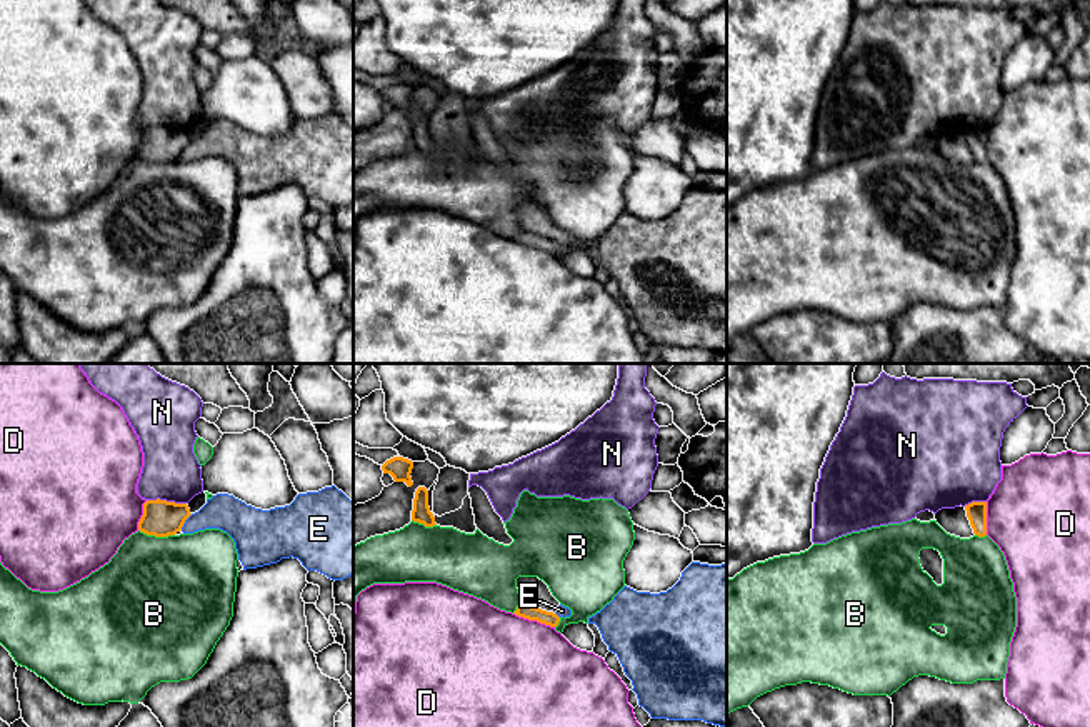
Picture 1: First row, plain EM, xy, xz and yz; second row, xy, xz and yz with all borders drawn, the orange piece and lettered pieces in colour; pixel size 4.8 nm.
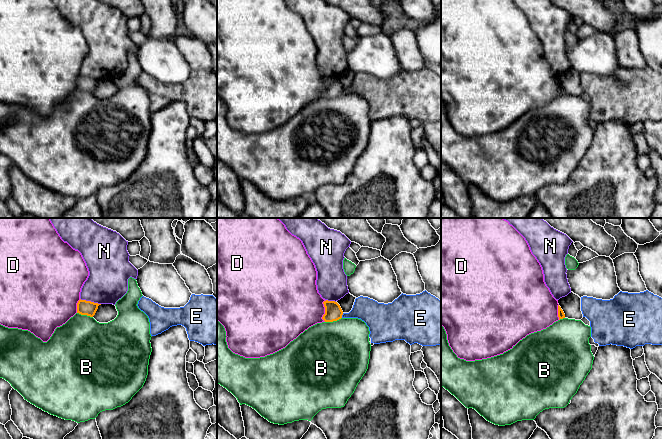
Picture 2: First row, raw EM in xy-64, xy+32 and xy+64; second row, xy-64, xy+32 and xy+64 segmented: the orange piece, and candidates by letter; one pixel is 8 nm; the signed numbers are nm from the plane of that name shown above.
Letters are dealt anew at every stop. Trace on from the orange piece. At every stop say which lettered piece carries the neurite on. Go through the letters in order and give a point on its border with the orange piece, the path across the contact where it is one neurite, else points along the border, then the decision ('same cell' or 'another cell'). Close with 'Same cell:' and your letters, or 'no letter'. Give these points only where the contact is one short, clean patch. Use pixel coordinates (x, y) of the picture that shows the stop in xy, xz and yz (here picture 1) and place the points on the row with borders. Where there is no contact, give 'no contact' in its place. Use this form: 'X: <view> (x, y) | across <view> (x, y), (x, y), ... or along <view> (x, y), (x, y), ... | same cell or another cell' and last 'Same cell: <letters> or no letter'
B: xy (157, 536) | another cell
D: xz (534, 619) | another cell
E: xy (184, 522) | along xy (192, 514), (180, 529) | another cell
N: xy (165, 501) | another cell
Same cell: no letter

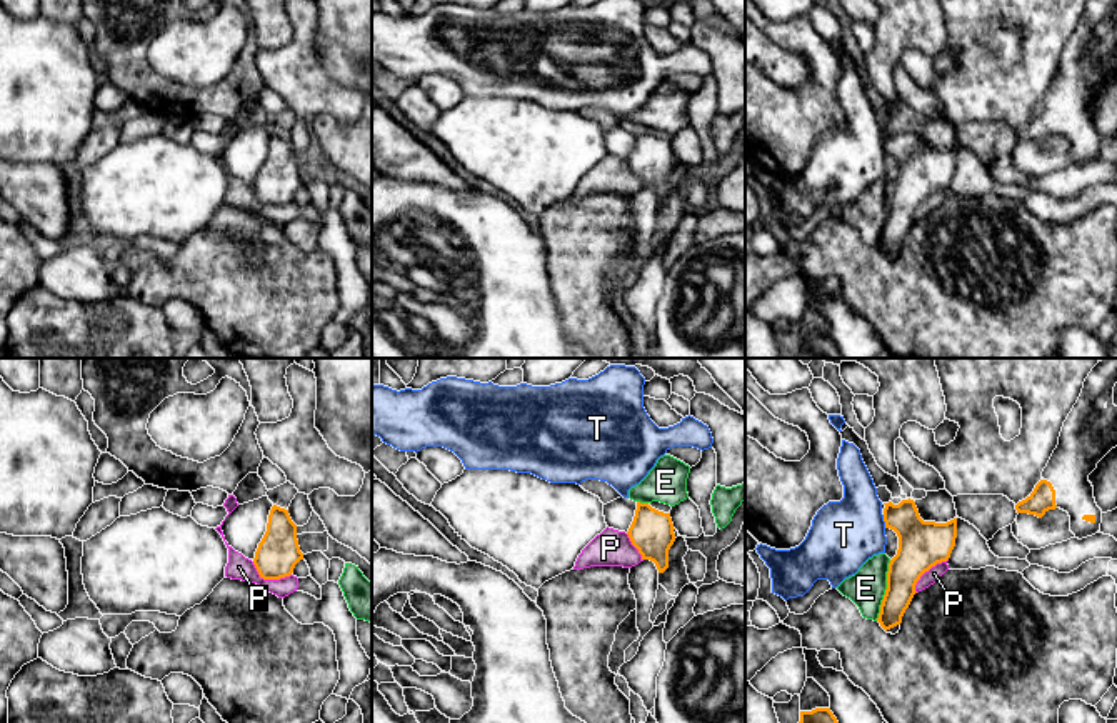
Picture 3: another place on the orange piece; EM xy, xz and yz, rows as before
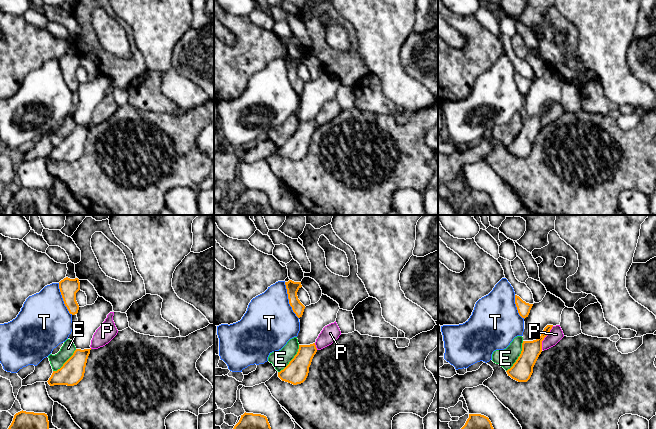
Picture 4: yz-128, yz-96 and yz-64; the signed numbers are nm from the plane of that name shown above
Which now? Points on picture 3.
E: yz (886, 590) | another cell
P: xy (269, 578) | along xy (252, 562), (264, 578), (284, 578), (290, 573) | another cell
T: yz (884, 520) | another cell
Same cell: no letter

